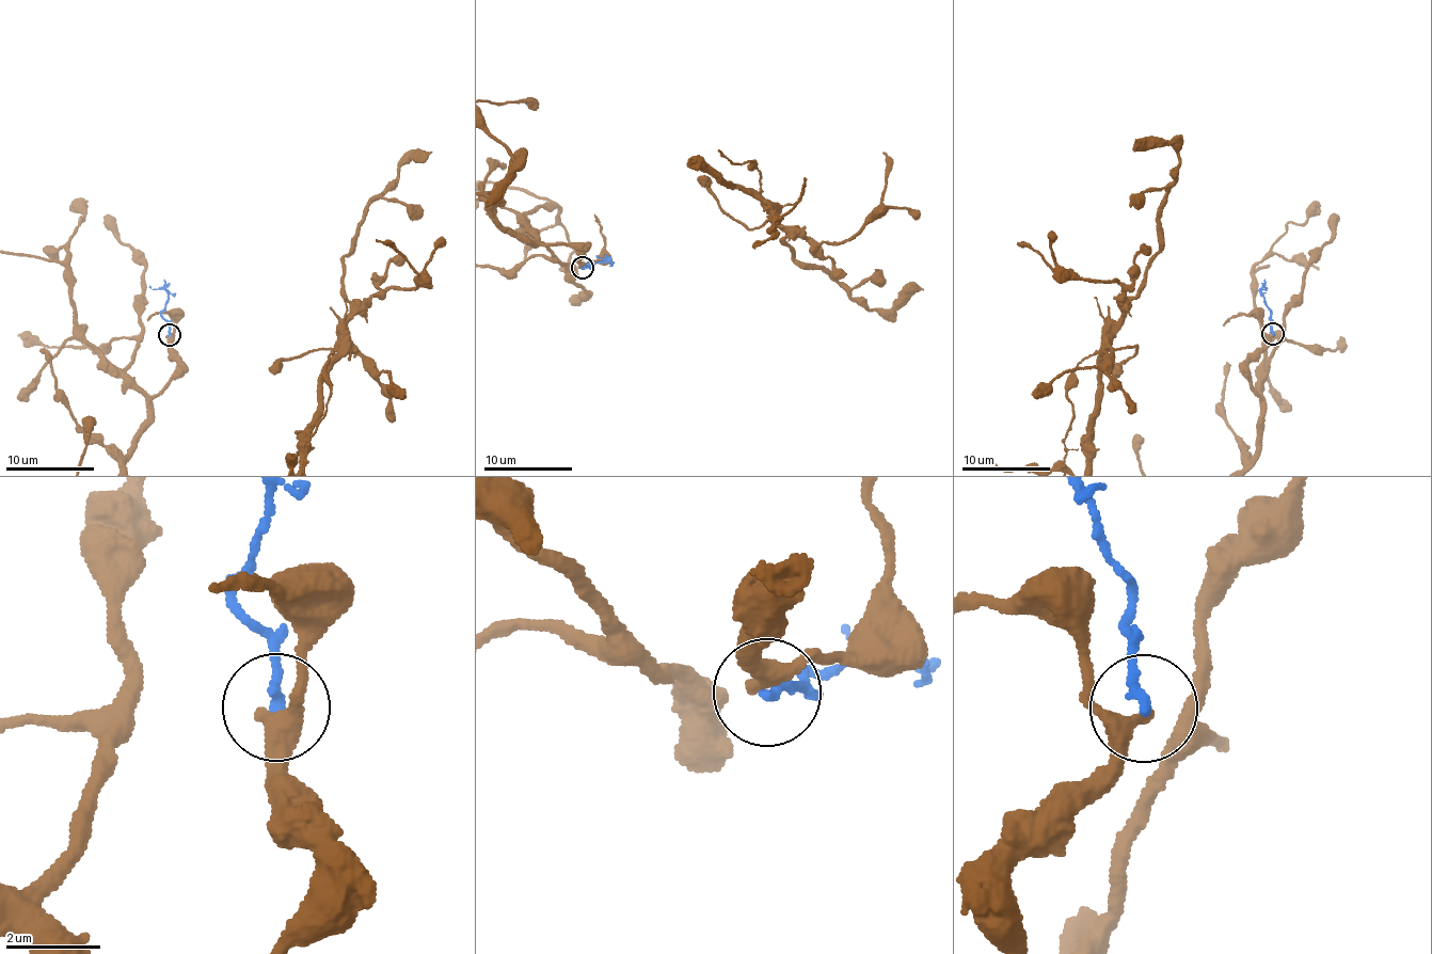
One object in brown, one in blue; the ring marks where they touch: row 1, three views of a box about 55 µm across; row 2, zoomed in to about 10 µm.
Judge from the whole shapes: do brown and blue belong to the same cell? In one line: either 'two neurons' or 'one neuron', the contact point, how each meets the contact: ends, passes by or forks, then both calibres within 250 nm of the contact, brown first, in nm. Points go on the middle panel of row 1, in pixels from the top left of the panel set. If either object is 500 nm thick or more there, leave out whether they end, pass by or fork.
two neurons; place (582, 268); brown passes by; blue ends; calibres 360 and 220 nm

